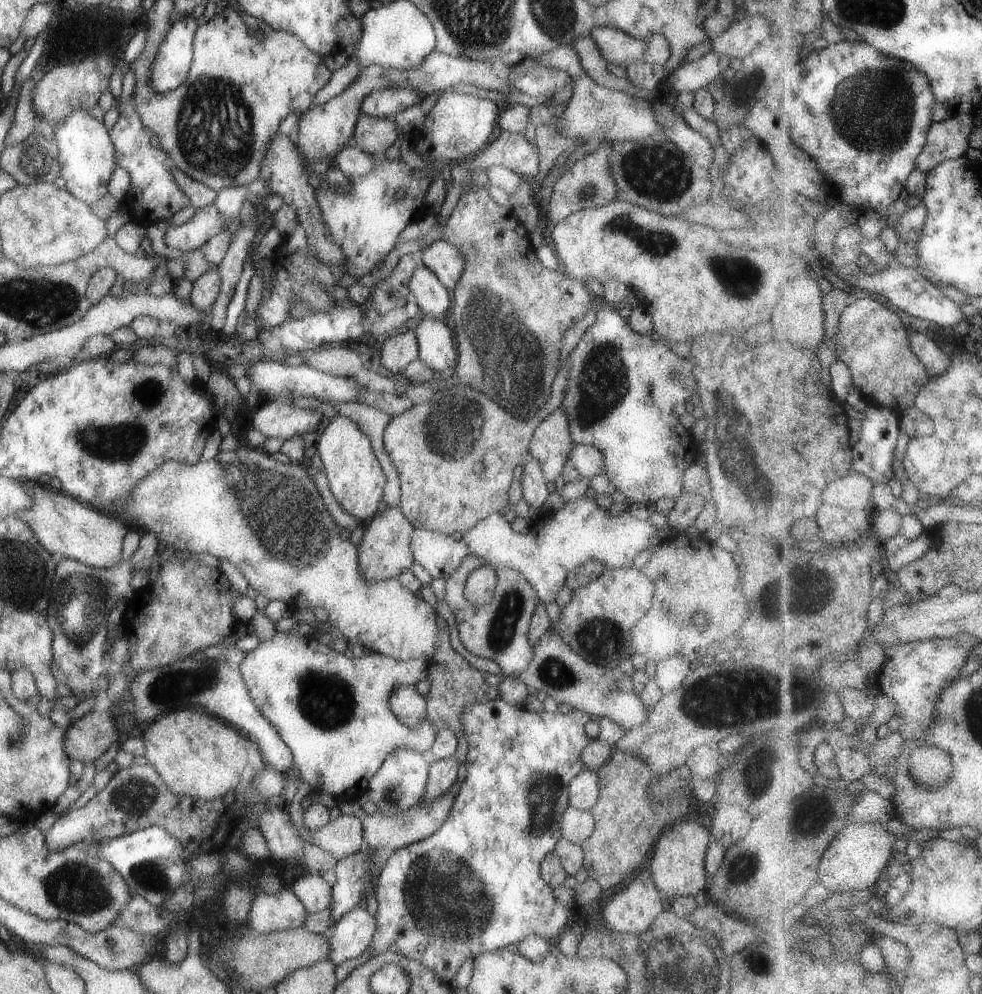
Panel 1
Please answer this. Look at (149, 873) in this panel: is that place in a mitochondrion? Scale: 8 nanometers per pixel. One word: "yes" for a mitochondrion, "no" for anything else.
yes

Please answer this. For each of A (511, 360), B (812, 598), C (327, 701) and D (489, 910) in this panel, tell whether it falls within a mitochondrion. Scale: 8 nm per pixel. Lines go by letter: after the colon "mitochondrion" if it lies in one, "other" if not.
A: mitochondrion
B: mitochondrion
C: mitochondrion
D: mitochondrion

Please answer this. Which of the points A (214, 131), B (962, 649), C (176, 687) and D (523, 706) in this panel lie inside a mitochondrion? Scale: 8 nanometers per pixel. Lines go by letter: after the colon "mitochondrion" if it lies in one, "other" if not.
A: mitochondrion
B: other
C: mitochondrion
D: other

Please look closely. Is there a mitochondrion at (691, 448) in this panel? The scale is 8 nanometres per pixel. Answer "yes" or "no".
no

